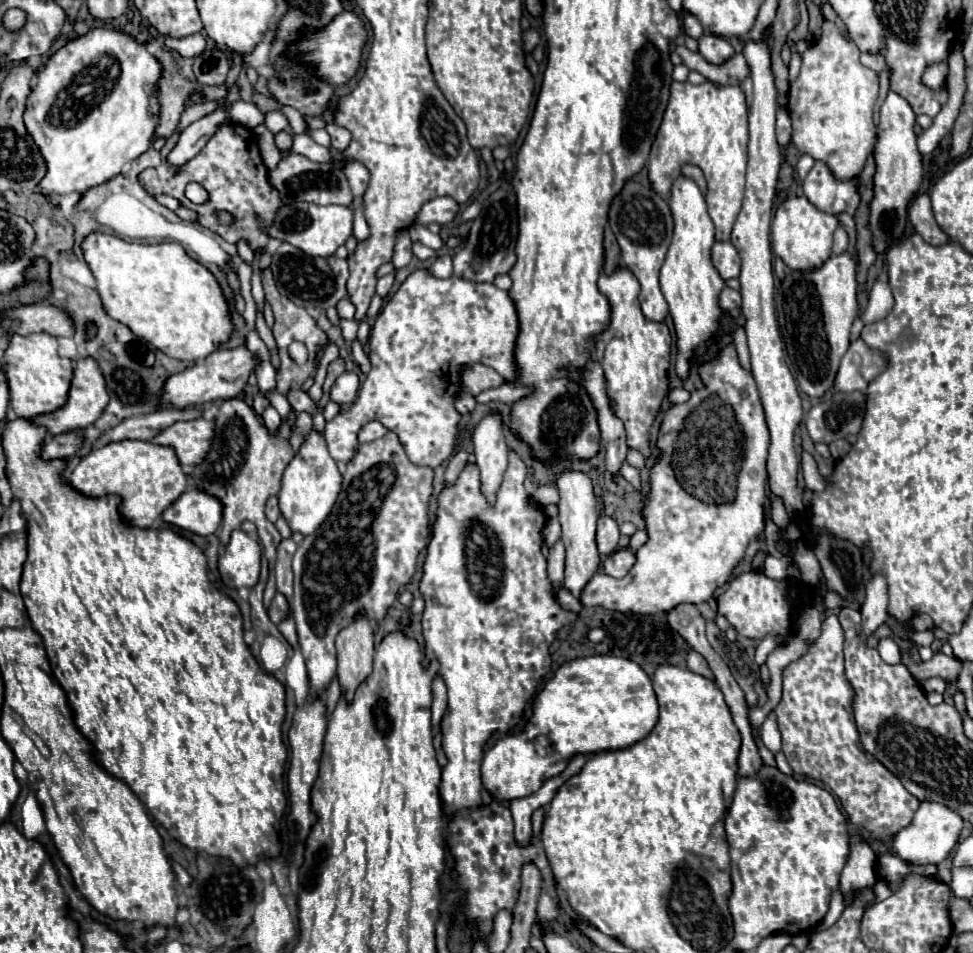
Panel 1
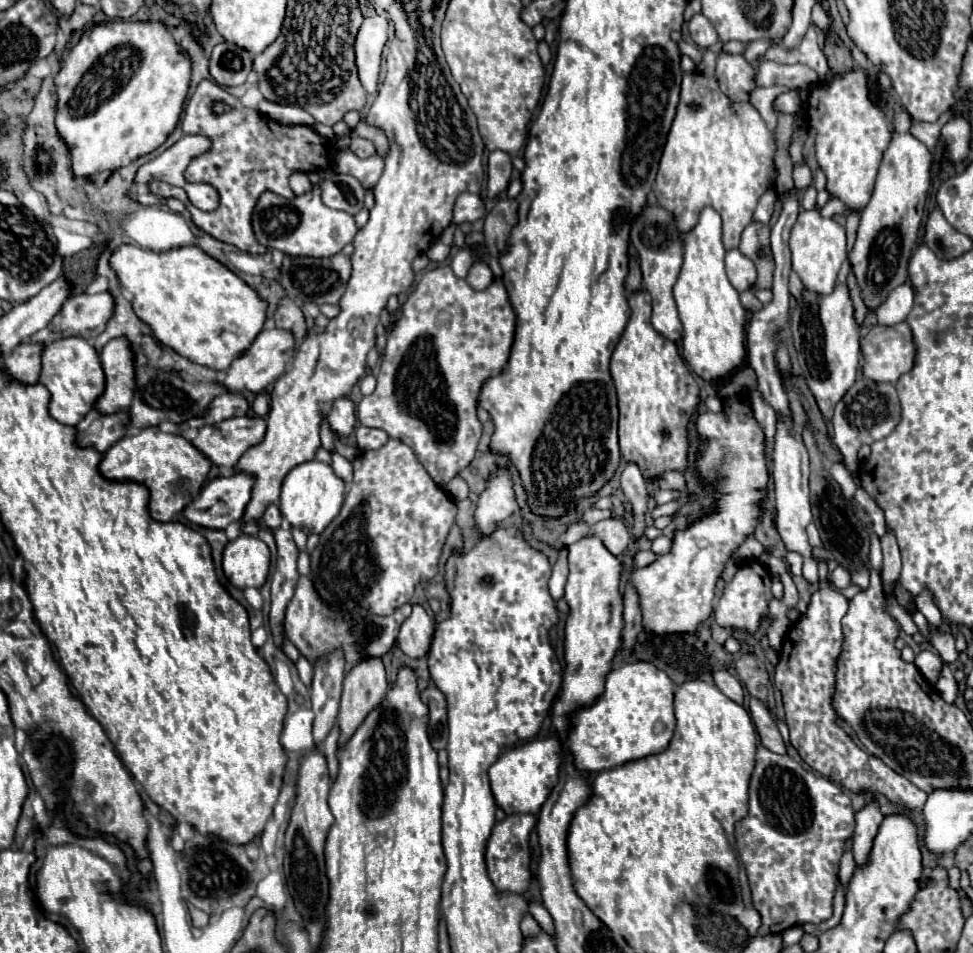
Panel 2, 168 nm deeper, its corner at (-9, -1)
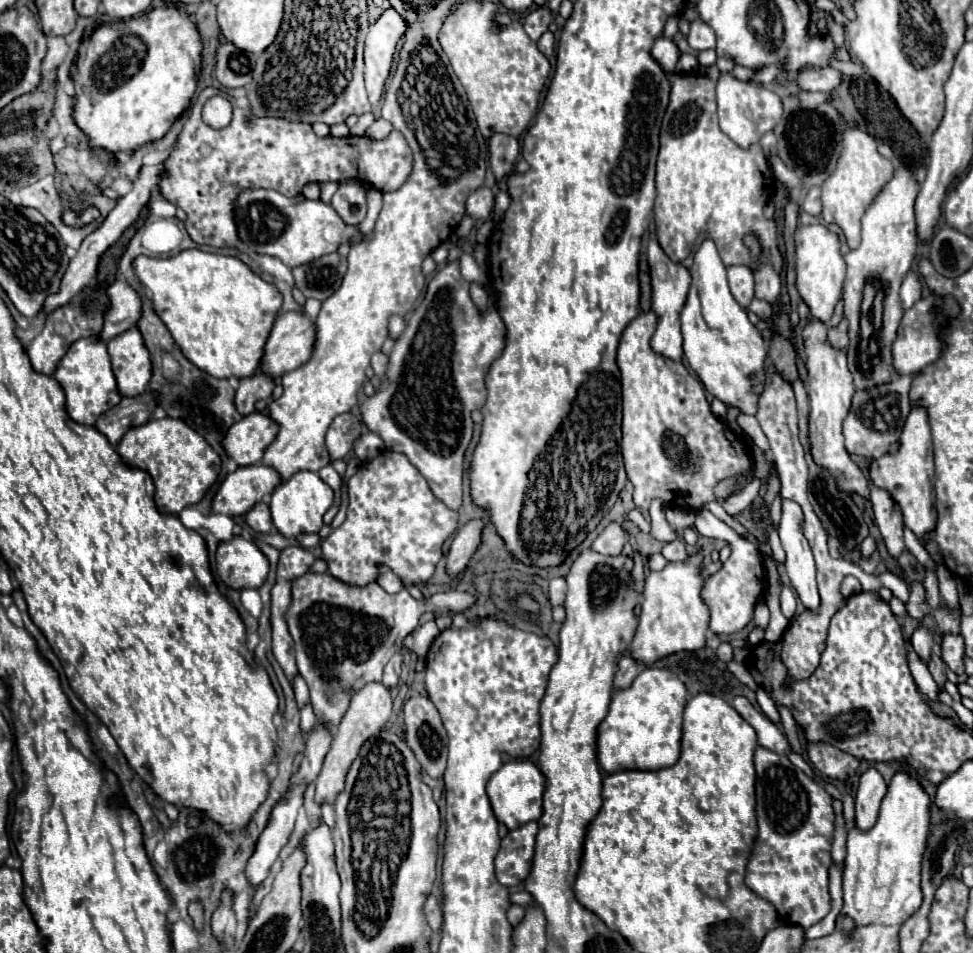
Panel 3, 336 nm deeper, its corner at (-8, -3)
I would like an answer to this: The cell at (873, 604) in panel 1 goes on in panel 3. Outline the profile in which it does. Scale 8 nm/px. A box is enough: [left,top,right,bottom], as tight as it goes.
[870,487,904,559]

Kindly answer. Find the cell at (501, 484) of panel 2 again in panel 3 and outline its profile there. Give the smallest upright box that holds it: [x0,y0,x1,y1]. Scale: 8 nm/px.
[446,519,486,577]

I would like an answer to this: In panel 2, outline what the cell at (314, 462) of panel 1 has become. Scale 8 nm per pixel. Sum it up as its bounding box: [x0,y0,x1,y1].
[279,461,345,533]

